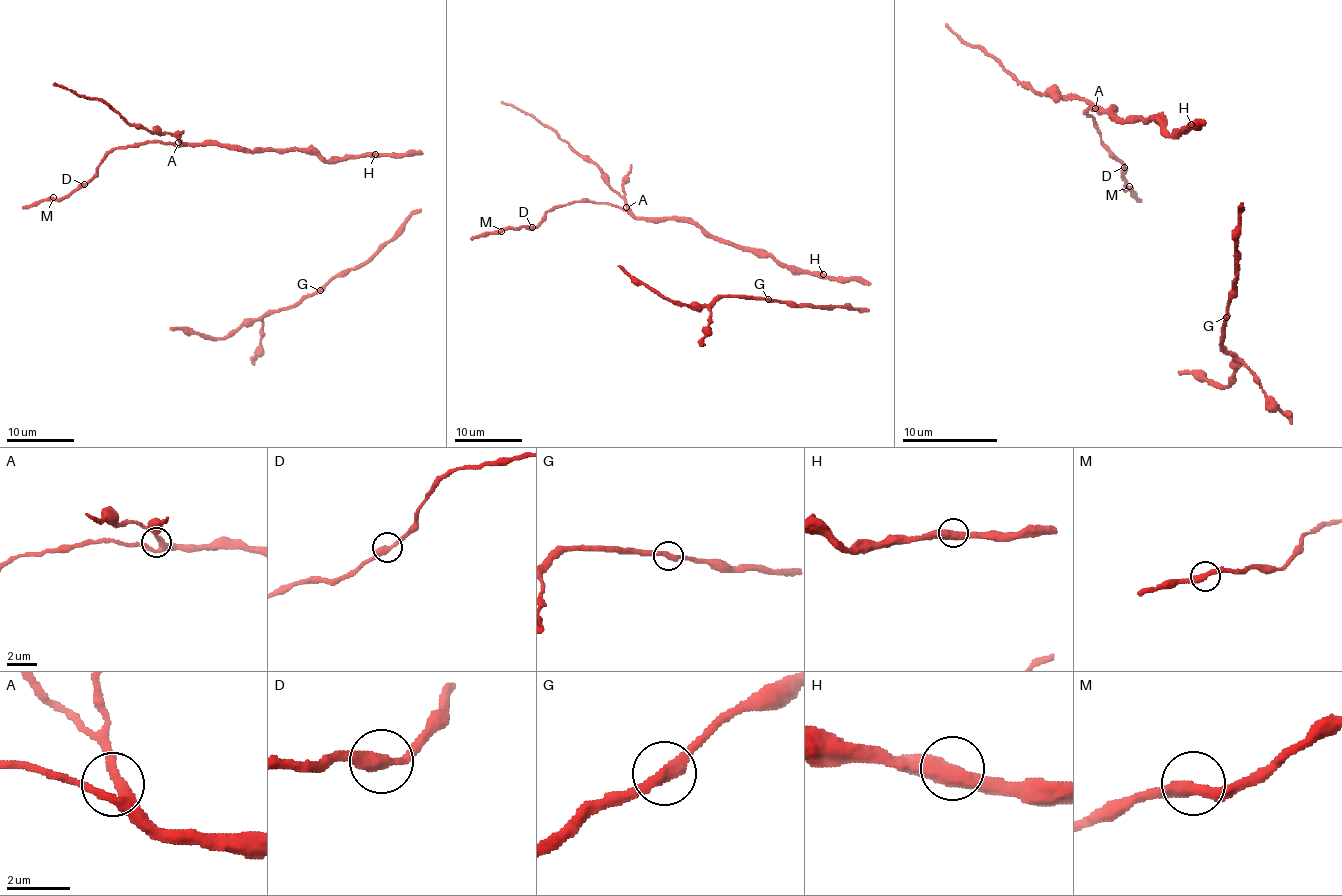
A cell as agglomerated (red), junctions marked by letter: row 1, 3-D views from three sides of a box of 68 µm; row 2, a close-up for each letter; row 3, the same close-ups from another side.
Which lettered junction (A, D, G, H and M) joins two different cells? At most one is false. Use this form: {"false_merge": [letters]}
{"false_merge": []}

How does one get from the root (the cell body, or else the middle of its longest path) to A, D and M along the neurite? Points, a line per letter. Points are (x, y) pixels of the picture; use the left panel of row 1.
A: (372, 155), (345, 155), (326, 160), (321, 155), (303, 150), (244, 150), (225, 145), (181, 145), (178, 142)
D: (372, 155), (326, 160), (303, 150), (148, 142), (116, 147), (84, 184)
M: (372, 155), (326, 160), (303, 150), (134, 144), (116, 147), (87, 182), (58, 199), (53, 197)

